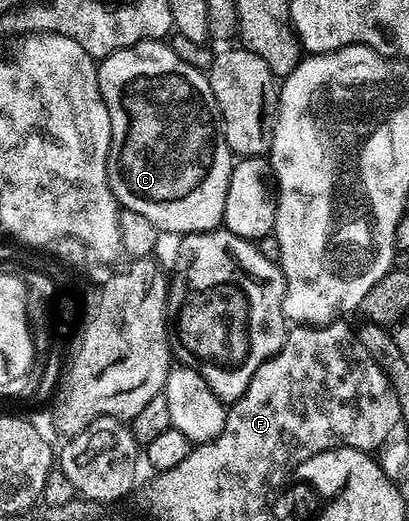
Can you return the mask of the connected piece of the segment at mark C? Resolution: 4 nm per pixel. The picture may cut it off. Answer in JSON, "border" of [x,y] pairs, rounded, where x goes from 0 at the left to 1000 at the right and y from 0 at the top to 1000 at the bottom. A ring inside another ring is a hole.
{"border":[[[340,77],[325,88],[286,96],[276,104],[249,109],[237,123],[242,134],[242,171],[247,188],[267,211],[267,242],[271,244],[271,286],[262,305],[267,357],[281,374],[293,401],[333,405],[352,418],[364,418],[389,443],[428,443],[440,449],[462,445],[516,445],[538,436],[550,403],[550,372],[560,372],[560,342],[570,321],[570,296],[540,257],[531,257],[535,236],[535,205],[526,200],[521,173],[506,155],[504,136],[462,127],[462,119],[443,119],[433,104],[423,104],[416,83],[399,77]]]}

